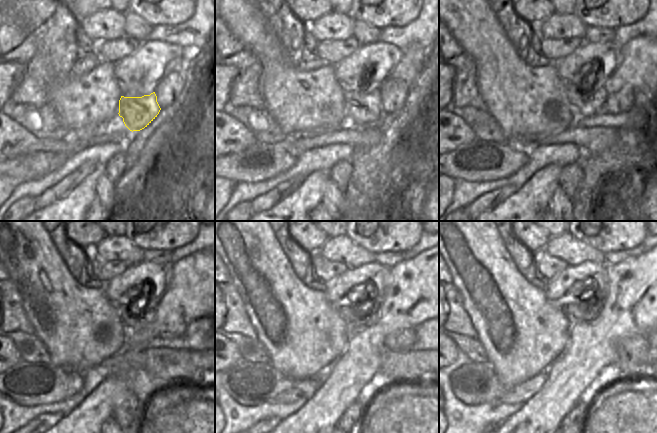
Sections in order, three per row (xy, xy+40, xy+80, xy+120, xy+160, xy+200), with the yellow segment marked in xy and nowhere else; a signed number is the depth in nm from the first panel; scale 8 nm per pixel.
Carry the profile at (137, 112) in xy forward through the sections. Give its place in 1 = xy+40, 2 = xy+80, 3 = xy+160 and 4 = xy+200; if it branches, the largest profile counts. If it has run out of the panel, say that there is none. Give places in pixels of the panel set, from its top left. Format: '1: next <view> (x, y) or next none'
1: next xy+40 (360, 108)
2: next xy+80 (586, 105)
3: next xy+160 (343, 306)
4: next xy+200 (567, 303)

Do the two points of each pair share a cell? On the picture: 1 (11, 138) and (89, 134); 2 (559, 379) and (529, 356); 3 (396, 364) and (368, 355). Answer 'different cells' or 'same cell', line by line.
1: same cell
2: different cells
3: different cells

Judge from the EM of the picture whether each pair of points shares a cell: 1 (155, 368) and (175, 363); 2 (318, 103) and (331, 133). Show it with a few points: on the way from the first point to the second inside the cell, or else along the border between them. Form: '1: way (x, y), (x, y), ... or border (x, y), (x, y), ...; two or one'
1: way (160, 363), (170, 363); one
2: border (343, 125), (318, 126), (305, 131); two

